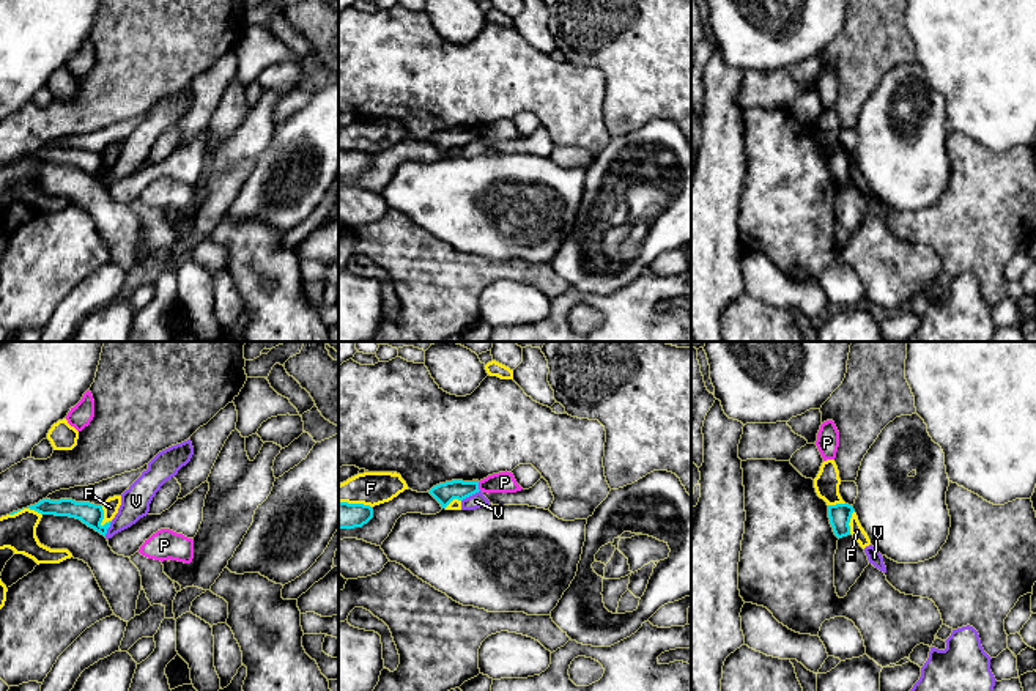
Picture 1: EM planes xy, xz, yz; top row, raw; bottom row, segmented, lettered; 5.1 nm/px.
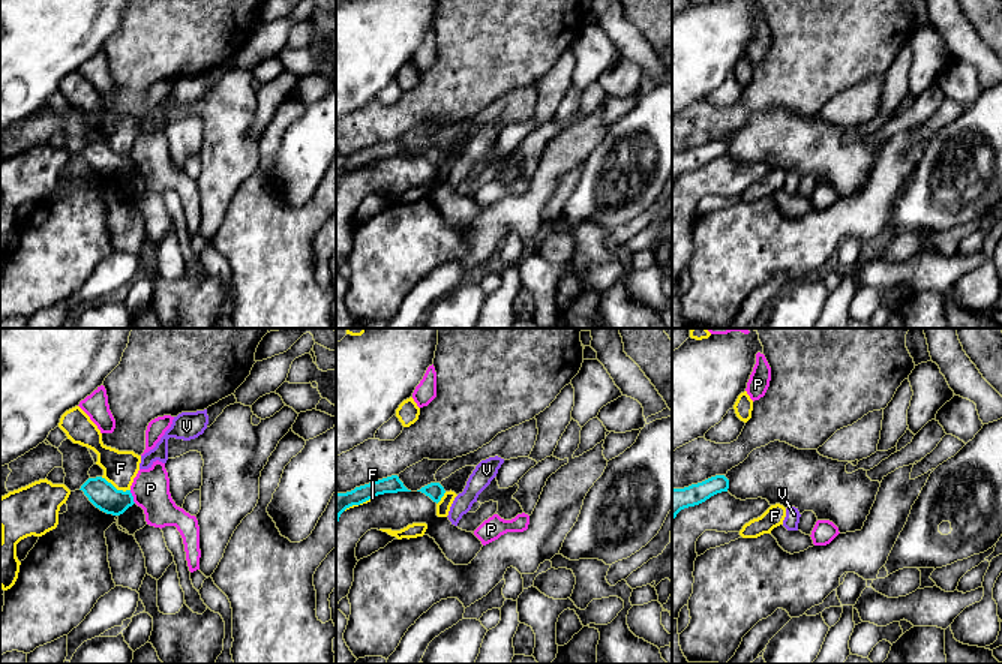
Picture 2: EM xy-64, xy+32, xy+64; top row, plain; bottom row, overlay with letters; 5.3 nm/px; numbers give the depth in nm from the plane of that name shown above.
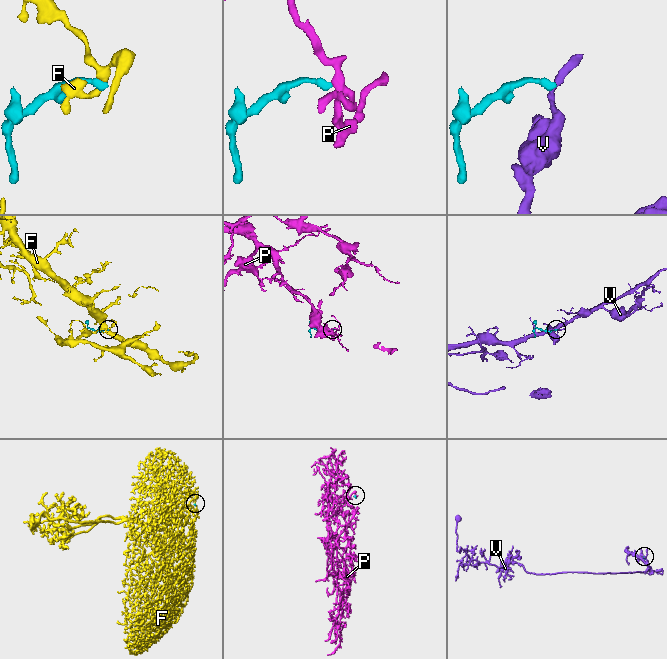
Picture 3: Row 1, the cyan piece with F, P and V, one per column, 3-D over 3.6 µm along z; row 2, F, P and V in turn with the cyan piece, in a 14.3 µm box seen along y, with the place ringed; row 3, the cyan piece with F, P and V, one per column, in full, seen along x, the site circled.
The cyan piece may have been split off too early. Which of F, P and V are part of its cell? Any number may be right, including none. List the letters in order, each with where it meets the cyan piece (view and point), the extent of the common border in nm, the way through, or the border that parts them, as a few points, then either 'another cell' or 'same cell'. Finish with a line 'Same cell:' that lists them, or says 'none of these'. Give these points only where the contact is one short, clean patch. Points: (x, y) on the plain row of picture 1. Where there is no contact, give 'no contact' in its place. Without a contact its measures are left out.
F: contact xy (103, 164); length 110 nm; another cell
P: contact xz (477, 134); length 50 nm; border xz (477, 129), (480, 137); another cell
V: contact xz (469, 142); length 110 nm; border xz (479, 137), (462, 148); another cell
Same cell: none of these

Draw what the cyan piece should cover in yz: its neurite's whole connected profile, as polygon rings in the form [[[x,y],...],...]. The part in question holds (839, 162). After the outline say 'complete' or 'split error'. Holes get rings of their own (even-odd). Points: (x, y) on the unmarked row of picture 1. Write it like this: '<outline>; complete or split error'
[[[849,151],[828,153],[830,172],[838,186],[850,183],[849,170],[853,159],[853,154]]]; complete

